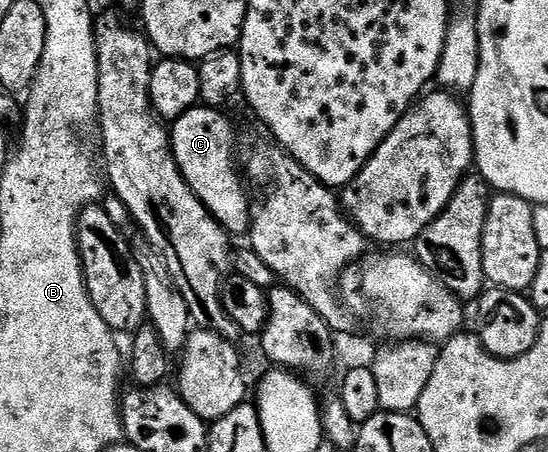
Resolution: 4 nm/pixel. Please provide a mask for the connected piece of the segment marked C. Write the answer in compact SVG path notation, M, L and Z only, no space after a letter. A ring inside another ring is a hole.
M197 106L171 121L172 153L182 178L229 234L247 233L250 228L250 199L236 173L236 132L223 111Z

